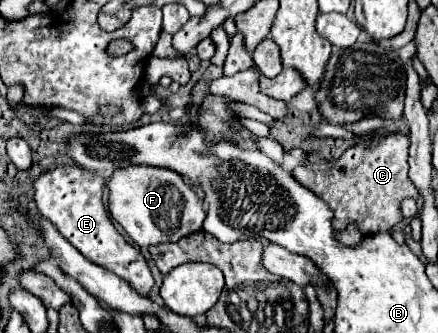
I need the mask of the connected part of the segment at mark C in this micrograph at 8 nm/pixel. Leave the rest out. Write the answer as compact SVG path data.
M374 134L374 138L360 138L354 148L348 148L338 160L310 160L292 170L292 176L320 200L326 200L334 212L332 228L344 230L356 224L364 236L376 232L390 232L402 222L400 204L404 198L416 198L418 190L409 178L408 146L410 140L402 134Z

